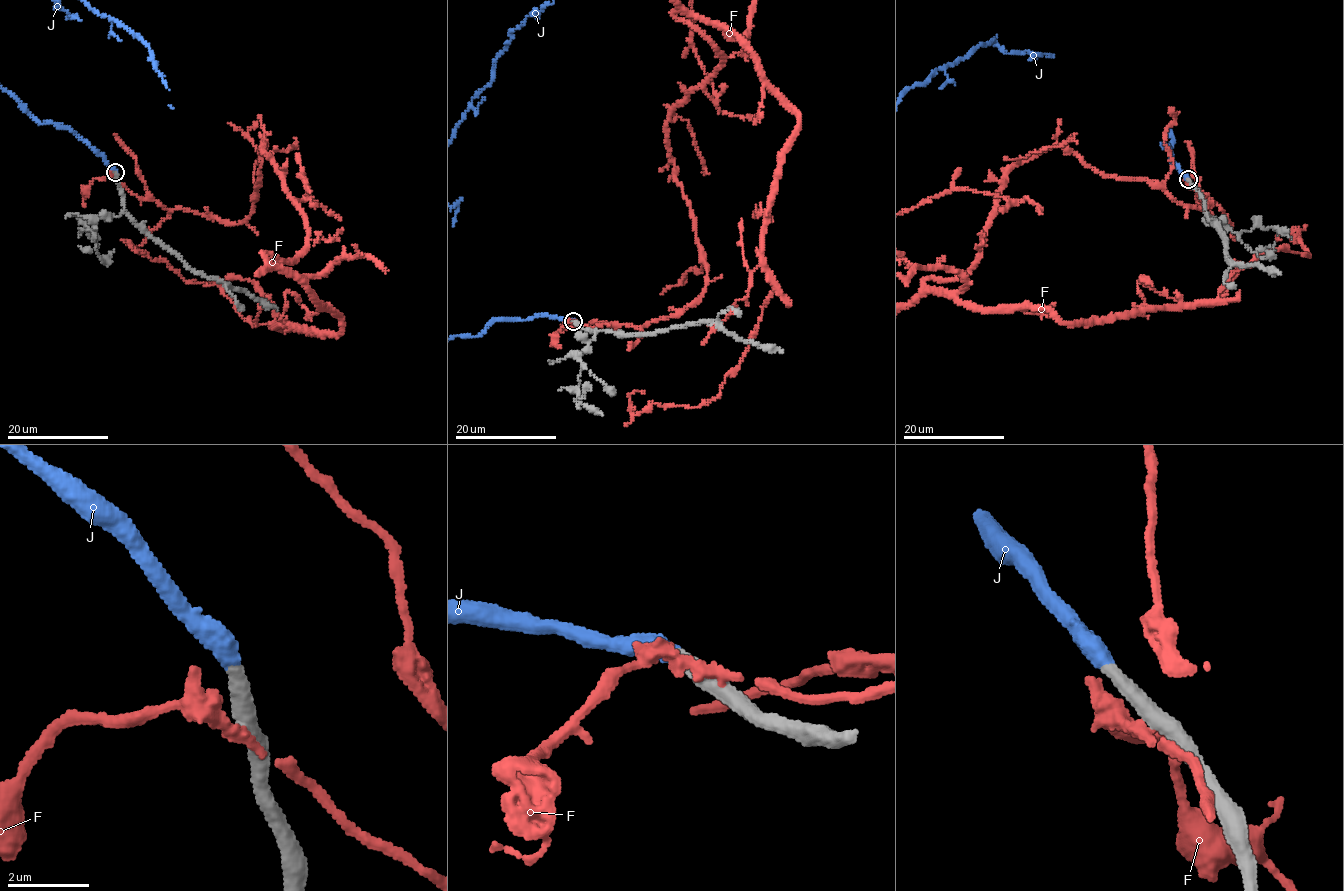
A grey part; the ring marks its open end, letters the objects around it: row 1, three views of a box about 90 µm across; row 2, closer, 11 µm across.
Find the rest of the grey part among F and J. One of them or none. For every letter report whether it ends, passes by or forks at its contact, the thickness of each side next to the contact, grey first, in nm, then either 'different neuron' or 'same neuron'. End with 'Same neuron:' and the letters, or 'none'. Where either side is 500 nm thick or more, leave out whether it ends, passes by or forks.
F: it passes by; 400 nm thick on the grey side, 240 nm on the other; different neuron
J: 400 nm thick on the grey side, 500 nm on the other; same neuron
Same neuron: J

